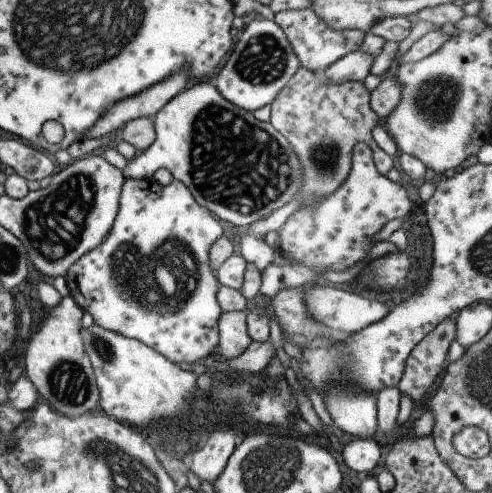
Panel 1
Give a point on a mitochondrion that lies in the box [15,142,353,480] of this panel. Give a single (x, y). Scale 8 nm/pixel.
(162, 277)

